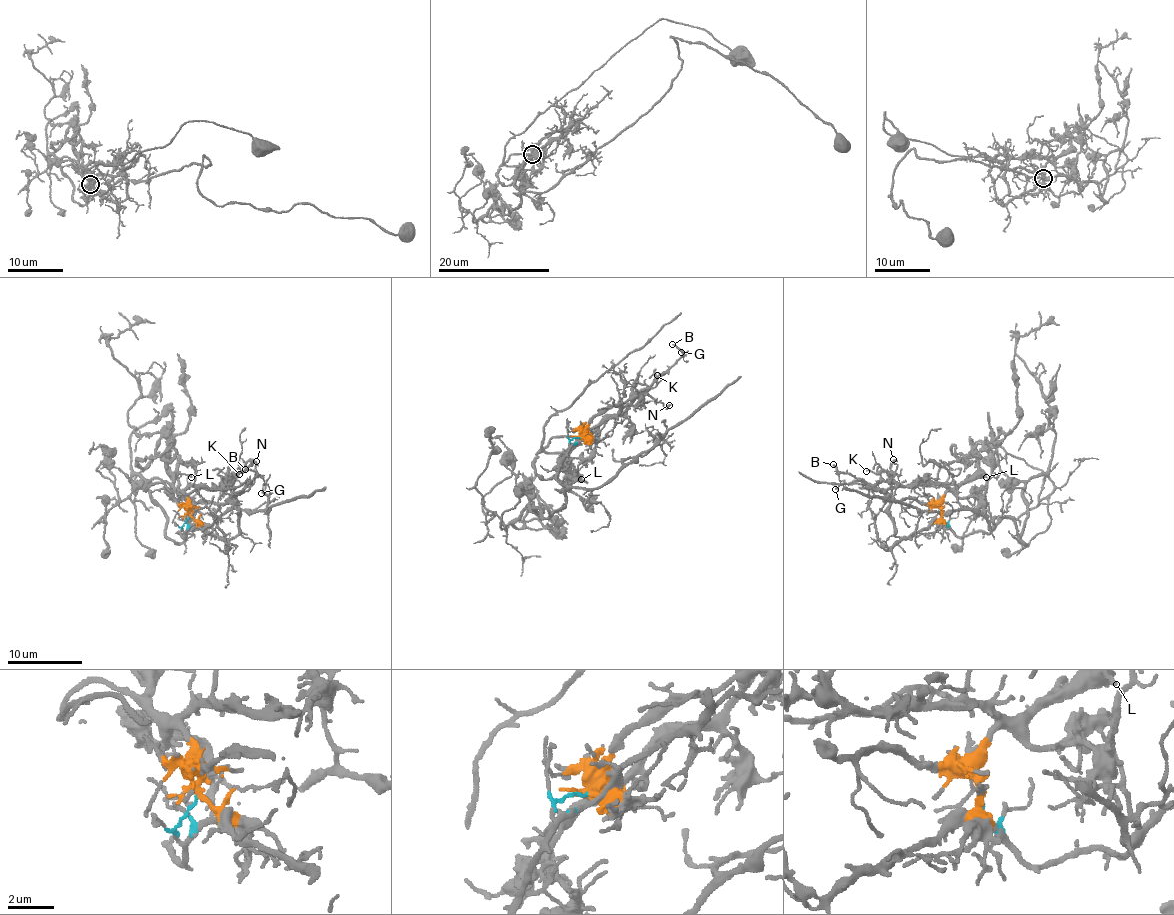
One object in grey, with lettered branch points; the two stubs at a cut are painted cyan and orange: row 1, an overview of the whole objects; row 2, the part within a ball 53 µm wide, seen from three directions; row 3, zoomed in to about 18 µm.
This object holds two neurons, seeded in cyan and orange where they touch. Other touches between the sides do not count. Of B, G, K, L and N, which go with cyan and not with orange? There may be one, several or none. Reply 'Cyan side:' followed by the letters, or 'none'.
Cyan side: none

